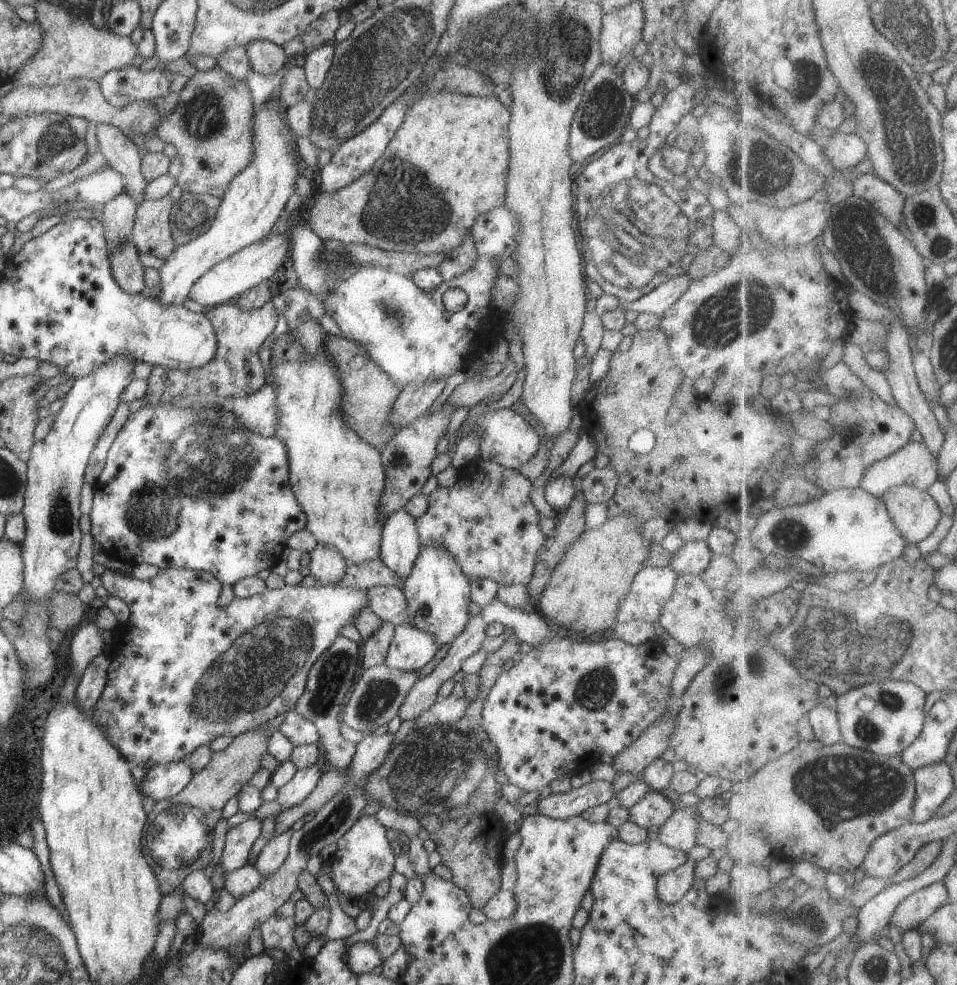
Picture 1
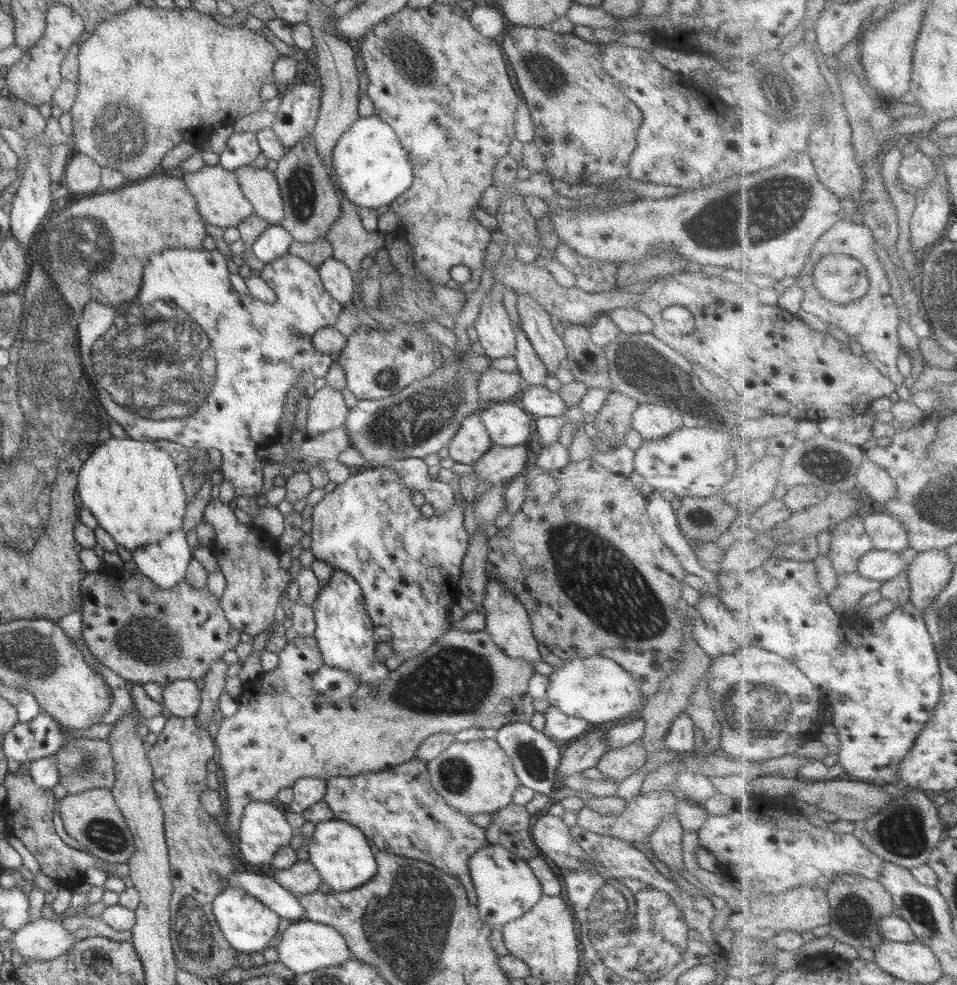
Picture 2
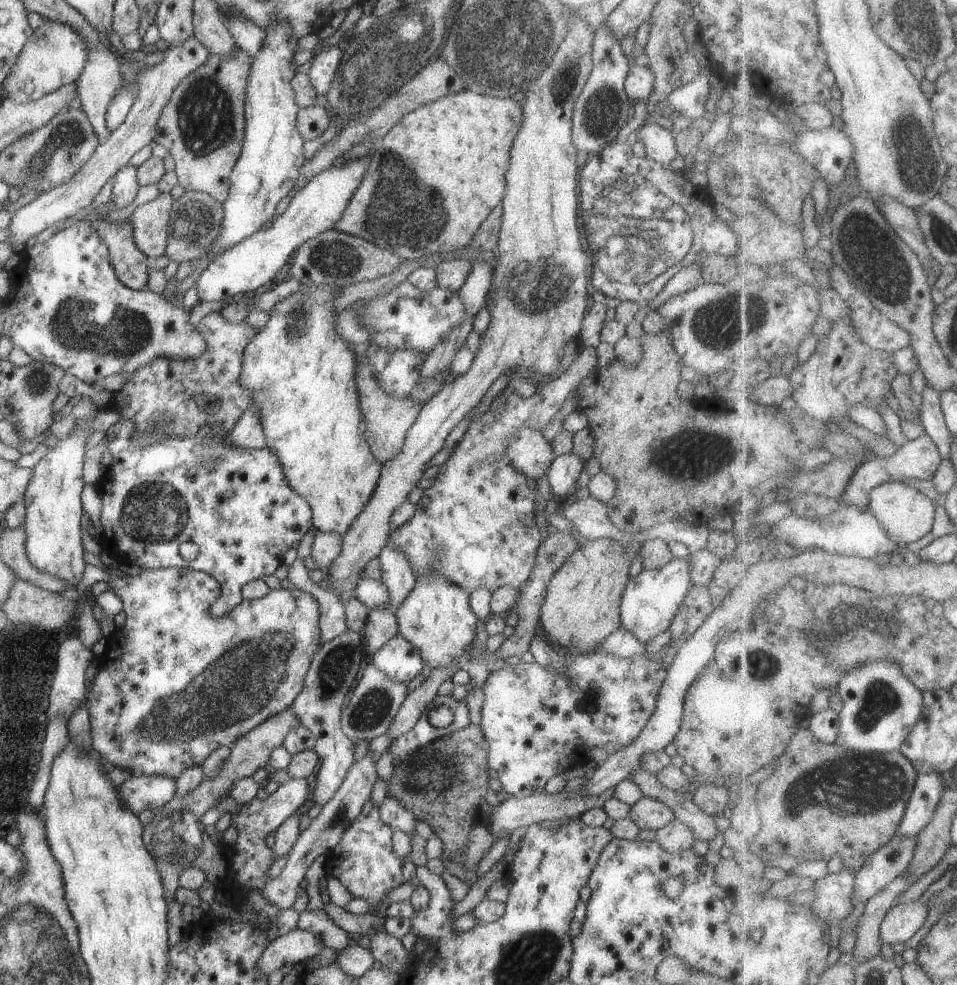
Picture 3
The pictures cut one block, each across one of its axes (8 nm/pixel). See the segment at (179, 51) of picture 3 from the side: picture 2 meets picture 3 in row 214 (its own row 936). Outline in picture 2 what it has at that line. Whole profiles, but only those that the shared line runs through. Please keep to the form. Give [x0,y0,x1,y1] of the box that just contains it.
[10,917,76,961]

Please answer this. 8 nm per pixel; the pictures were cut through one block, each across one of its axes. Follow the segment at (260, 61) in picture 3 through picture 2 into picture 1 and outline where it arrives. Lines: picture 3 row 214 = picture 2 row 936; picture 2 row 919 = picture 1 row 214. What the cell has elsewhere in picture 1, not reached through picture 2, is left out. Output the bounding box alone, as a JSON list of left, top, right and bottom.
[157,96,301,306]

